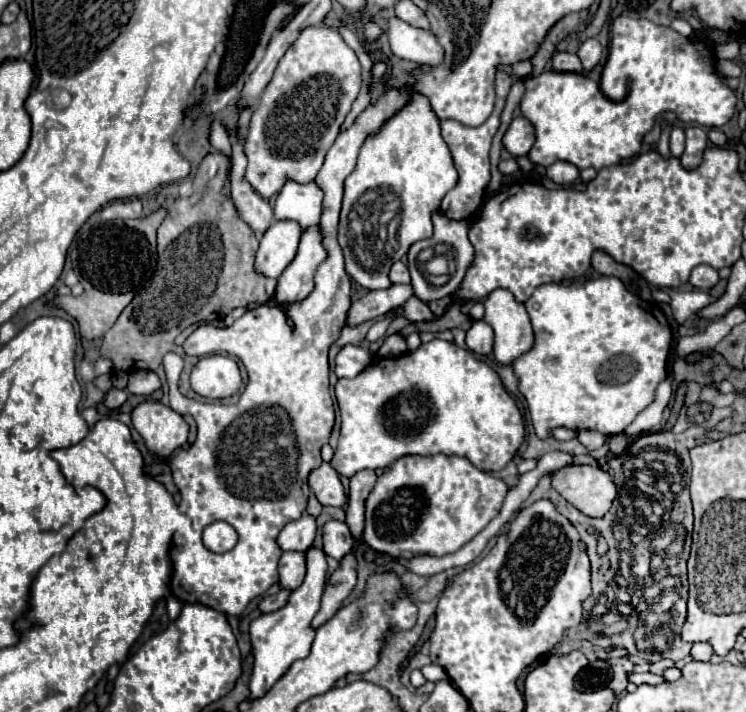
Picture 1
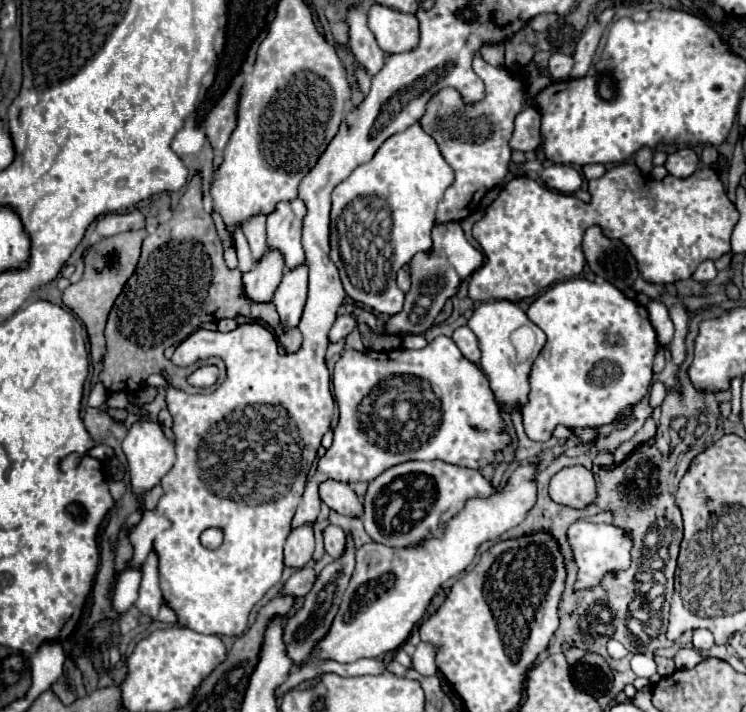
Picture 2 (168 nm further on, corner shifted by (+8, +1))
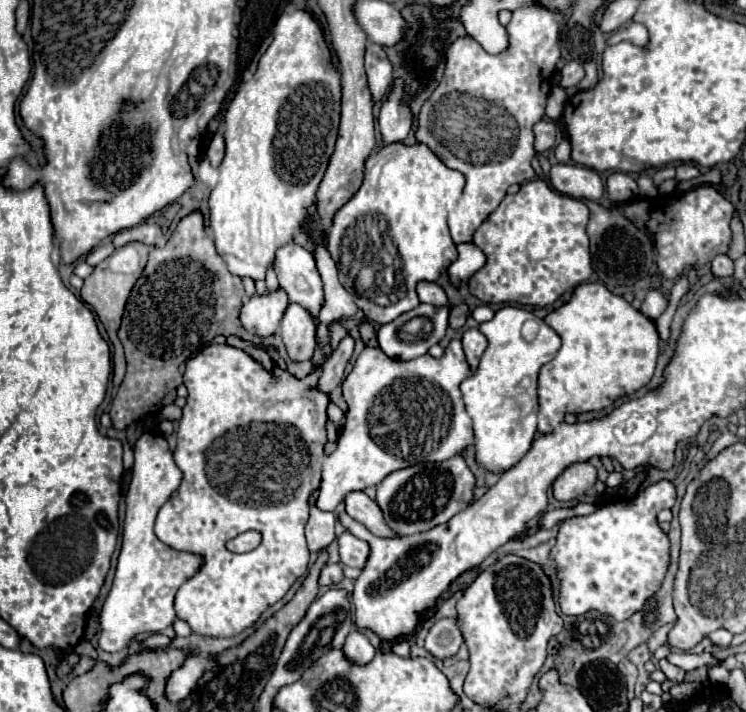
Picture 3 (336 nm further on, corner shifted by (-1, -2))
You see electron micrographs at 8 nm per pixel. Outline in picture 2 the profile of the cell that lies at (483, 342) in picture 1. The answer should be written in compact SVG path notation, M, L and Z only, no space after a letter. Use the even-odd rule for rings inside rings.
M462 326L454 332L452 340L456 342L456 346L460 348L460 352L474 364L480 362L480 346L478 346L478 338L476 334L468 328L468 326Z

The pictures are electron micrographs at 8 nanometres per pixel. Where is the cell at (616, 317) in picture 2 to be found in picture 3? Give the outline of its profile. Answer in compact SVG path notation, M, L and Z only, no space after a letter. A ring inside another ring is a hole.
M583 283L575 289L569 303L561 309L551 311L545 317L545 323L555 329L561 337L561 349L539 369L539 433L551 433L555 425L559 425L565 413L585 413L599 411L611 405L615 399L629 395L641 387L645 387L655 371L659 357L659 333L655 323L645 317L641 311L633 309L623 297L607 291L605 285L599 283Z

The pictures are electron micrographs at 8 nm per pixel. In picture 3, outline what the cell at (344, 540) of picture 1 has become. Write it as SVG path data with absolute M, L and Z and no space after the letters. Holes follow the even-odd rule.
M343 533L339 537L339 555L341 555L341 563L349 565L349 567L365 567L365 561L369 559L369 543L357 539L351 533Z

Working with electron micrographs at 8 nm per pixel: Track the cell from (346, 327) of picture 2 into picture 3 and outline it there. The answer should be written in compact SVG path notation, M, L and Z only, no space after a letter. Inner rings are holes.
M349 335L339 343L339 347L333 351L329 361L321 369L321 377L319 377L317 385L315 385L317 391L329 395L343 381L343 371L345 371L345 365L349 363L349 359L351 359L353 343L355 341Z

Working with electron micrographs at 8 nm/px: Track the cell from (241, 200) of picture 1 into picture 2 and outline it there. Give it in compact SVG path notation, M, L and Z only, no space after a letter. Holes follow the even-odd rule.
M256 214L256 218L248 218L248 222L244 222L242 230L250 242L254 260L258 260L266 250L266 216Z

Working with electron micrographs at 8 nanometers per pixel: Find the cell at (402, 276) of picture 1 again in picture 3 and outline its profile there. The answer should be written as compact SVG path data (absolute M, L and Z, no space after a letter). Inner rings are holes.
M421 281L417 285L417 293L419 293L419 299L423 303L431 303L431 305L437 305L437 307L451 307L451 301L449 301L447 293L437 283Z

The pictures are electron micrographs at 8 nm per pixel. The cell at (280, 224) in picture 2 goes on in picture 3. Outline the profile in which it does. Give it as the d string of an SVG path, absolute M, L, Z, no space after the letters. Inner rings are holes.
M287 243L277 249L273 267L279 277L279 287L287 293L289 303L297 303L317 317L323 305L323 283L313 255L301 245Z

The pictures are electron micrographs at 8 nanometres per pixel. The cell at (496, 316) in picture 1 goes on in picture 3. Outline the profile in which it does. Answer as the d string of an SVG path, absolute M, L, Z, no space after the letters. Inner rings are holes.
M507 305L491 321L481 323L479 331L489 339L489 347L477 371L461 383L461 393L475 429L475 459L489 473L509 471L529 451L537 431L537 373L547 357L555 355L561 347L561 337L545 323L541 323L535 341L525 341L521 327L527 319L535 319L535 315L527 309Z

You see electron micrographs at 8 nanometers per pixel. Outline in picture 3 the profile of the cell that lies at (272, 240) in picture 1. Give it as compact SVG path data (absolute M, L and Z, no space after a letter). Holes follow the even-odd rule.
M283 289L263 297L255 295L245 301L241 309L241 323L253 335L259 335L259 337L275 335L287 305L289 305L289 299Z

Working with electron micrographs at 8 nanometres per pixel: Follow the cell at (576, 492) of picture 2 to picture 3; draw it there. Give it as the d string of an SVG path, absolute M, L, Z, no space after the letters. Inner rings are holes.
M591 463L569 465L553 483L553 497L557 501L577 499L581 493L591 489L597 481L597 469Z

